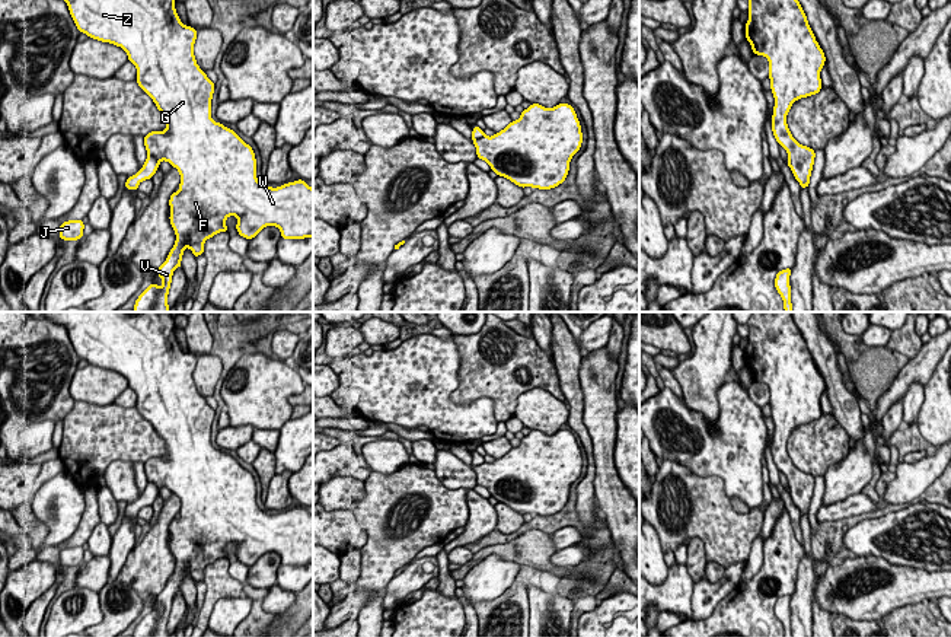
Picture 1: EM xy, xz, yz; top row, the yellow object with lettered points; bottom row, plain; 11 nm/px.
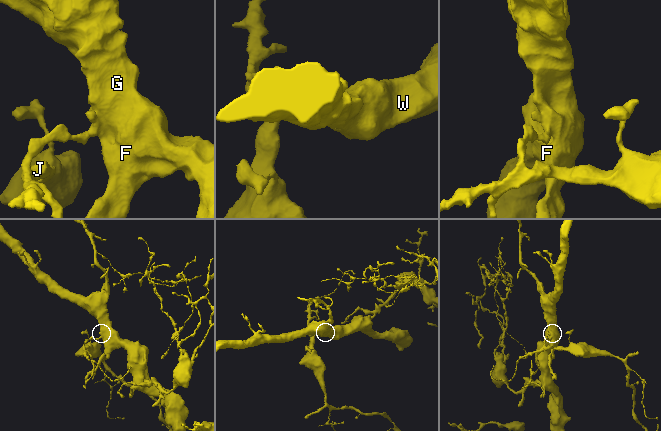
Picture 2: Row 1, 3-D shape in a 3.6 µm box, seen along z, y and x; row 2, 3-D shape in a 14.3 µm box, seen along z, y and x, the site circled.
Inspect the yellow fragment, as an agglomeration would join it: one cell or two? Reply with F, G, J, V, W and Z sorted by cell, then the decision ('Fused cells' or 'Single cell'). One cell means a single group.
Groups: F G V W Z / J. Fused cells

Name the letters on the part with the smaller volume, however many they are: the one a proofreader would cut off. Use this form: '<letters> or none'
J

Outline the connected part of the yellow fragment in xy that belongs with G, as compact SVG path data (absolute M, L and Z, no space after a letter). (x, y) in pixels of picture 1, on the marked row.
M66 0L77 29L89 38L121 47L137 69L135 82L166 117L165 131L144 136L147 156L169 162L181 173L179 191L169 198L170 224L176 241L166 261L156 270L163 286L151 283L134 303L134 312L169 312L167 294L173 271L182 267L188 246L204 255L204 242L229 232L226 219L237 217L236 230L253 239L264 227L277 226L283 239L313 238L313 188L303 179L271 188L256 179L253 149L233 130L211 118L216 85L200 69L194 55L197 29L185 26L175 0Z

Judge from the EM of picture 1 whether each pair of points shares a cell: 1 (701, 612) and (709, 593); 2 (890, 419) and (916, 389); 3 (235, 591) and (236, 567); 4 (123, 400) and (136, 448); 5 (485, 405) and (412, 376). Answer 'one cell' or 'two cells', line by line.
1: one cell
2: one cell
3: two cells
4: two cells
5: one cell

